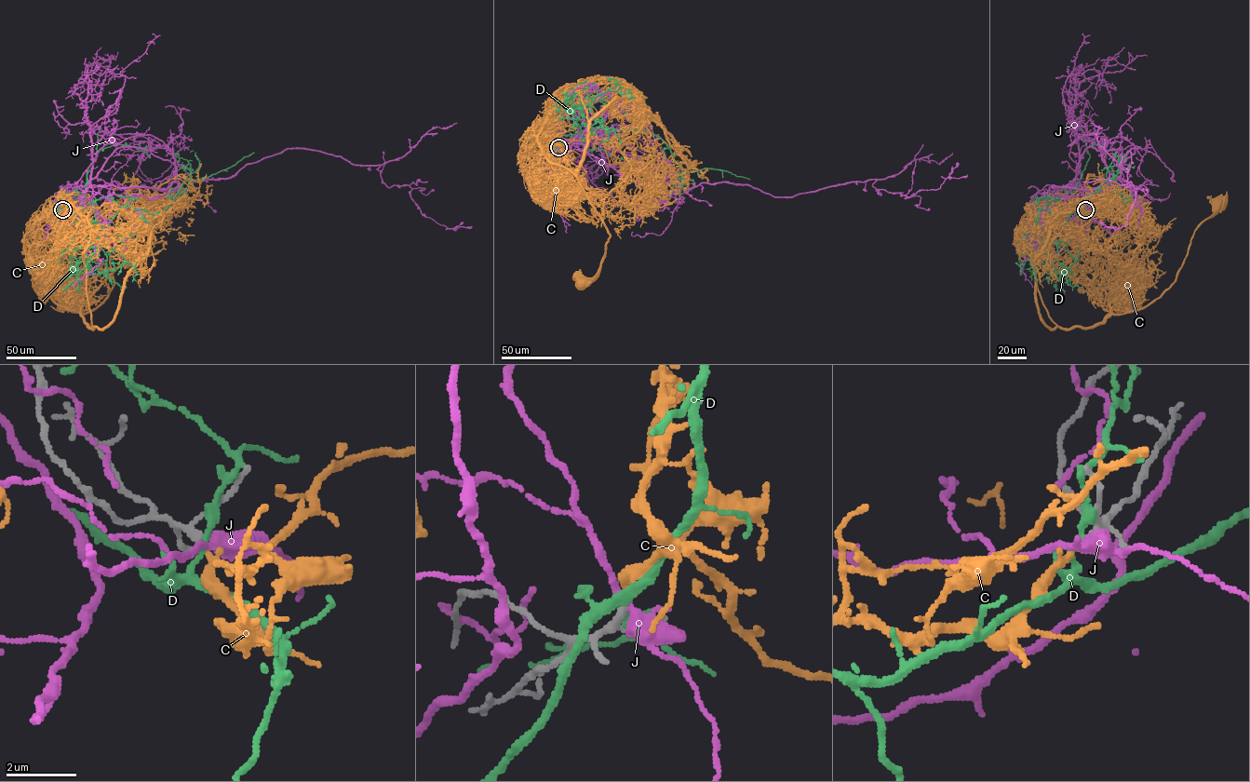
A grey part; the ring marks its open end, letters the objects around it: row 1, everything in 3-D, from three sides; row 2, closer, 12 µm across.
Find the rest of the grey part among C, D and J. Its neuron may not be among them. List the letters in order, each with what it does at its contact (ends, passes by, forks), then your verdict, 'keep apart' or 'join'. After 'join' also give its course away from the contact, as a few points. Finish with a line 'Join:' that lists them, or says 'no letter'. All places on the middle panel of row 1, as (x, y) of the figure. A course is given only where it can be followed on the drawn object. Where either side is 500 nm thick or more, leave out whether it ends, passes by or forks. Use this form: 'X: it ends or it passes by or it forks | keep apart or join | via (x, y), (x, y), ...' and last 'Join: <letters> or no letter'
C: it ends | join | via (558, 147), (559, 126), (542, 152), (576, 178), (609, 235), (598, 273), (583, 285)
D: it passes by | keep apart
J: it forks | keep apart
Join: C

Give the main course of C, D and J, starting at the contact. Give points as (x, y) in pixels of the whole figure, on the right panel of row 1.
C: (1085, 209), (1064, 210), (1077, 222), (1073, 276), (1105, 309), (1124, 314), (1175, 281), (1194, 230), (1223, 204)
D: (1085, 209), (1047, 210), (1043, 243), (1058, 244), (1068, 235), (1068, 217), (1110, 182), (1106, 172), (1117, 152)
J: (1085, 209), (1071, 206), (1083, 184), (1053, 185), (1126, 182), (1135, 148), (1117, 165), (1135, 202), (1112, 226)

